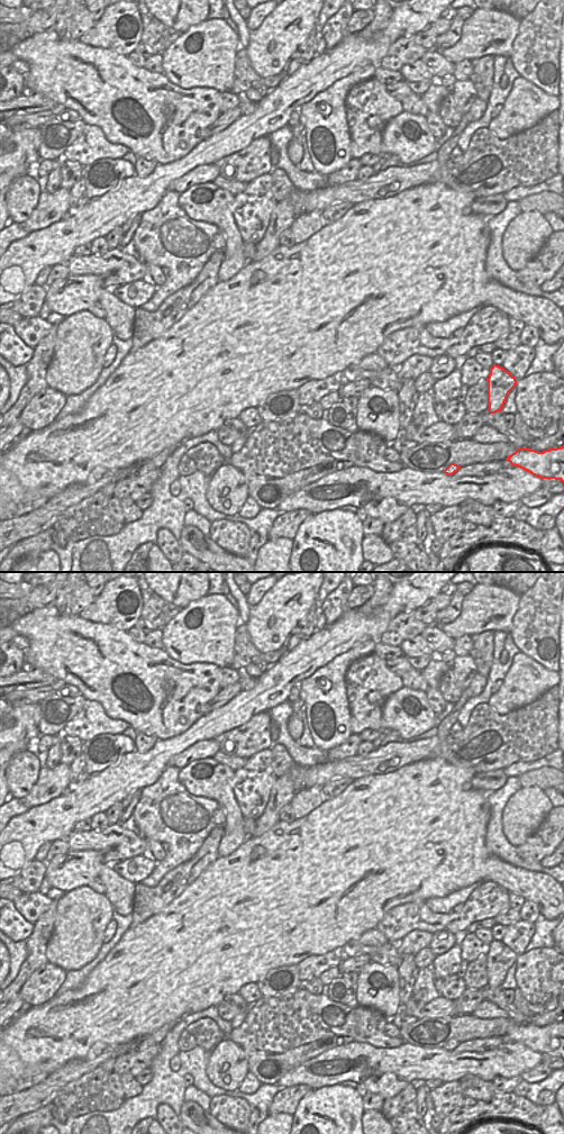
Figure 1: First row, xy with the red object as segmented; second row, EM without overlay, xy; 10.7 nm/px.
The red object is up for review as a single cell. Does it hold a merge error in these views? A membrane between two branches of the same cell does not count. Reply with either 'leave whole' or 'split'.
leave whole

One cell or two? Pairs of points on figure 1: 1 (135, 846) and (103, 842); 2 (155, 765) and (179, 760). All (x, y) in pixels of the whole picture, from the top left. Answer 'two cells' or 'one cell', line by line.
1: one cell
2: two cells

